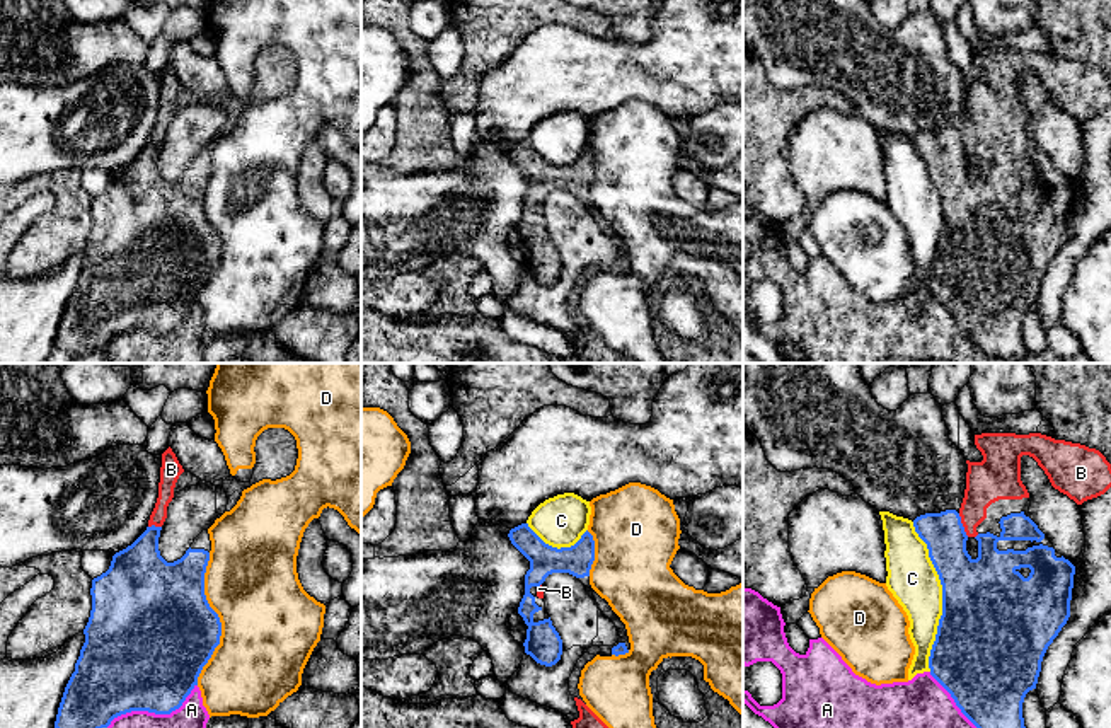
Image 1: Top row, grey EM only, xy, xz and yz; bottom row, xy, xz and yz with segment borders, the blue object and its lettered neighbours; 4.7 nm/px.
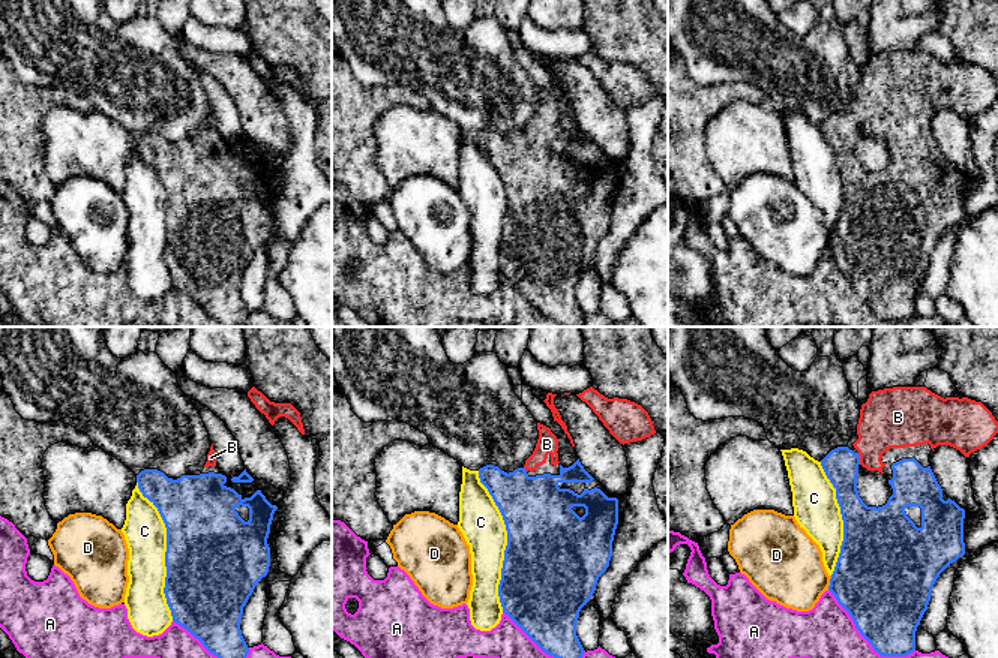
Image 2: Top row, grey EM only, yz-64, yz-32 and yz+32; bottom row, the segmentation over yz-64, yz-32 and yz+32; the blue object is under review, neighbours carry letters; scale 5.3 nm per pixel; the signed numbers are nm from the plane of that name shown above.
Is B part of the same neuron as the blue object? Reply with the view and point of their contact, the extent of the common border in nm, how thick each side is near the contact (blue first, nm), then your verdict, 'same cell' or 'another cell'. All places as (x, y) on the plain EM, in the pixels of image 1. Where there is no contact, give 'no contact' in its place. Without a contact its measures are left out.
meets blue in yz at (961, 144); contact 120 nm long; 200 nm thick on the blue side, 200 nm on the other; same cell

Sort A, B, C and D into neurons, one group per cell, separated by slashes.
A / B / C / D

